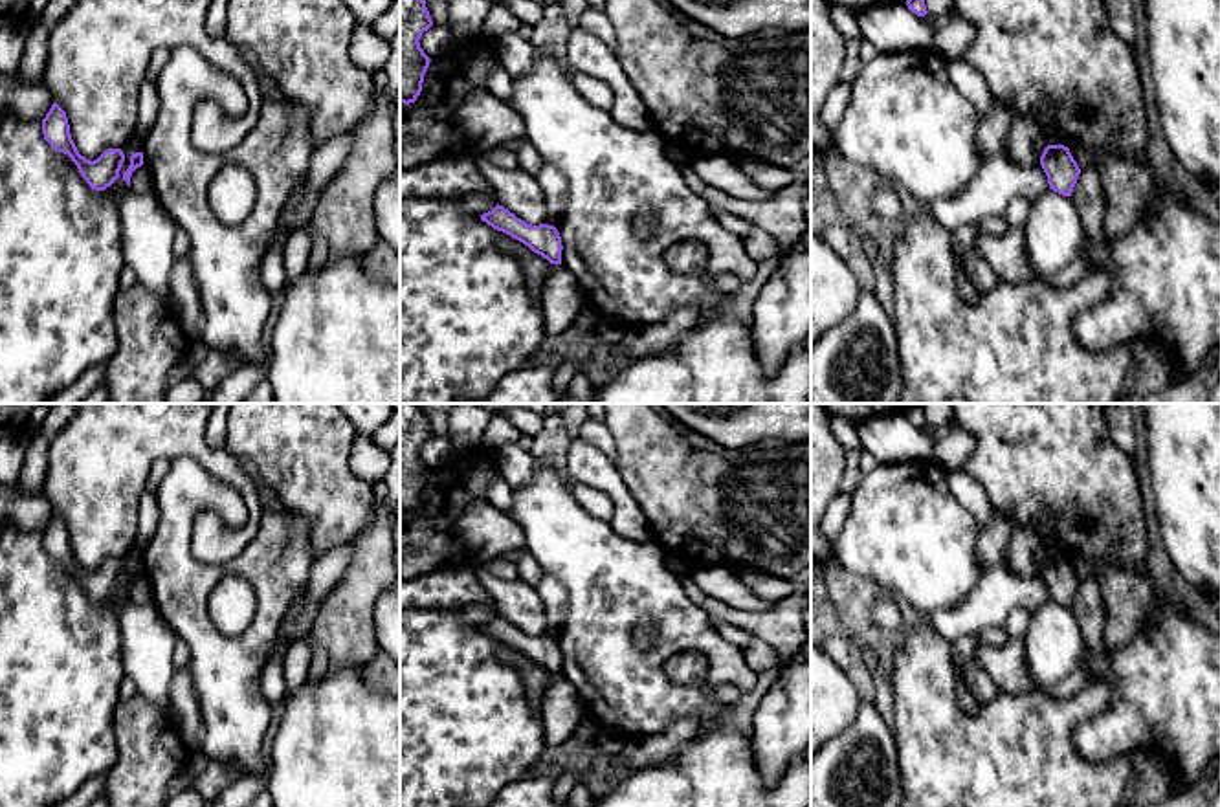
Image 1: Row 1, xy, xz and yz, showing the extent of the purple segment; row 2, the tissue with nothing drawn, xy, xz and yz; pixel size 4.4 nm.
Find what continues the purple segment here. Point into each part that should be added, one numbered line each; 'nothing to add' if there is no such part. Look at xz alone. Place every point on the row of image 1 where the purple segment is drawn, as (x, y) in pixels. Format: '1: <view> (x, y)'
nothing to add

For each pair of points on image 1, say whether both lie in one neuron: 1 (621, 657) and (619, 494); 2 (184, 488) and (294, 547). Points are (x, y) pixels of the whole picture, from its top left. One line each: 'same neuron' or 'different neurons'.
1: different neurons
2: same neuron

